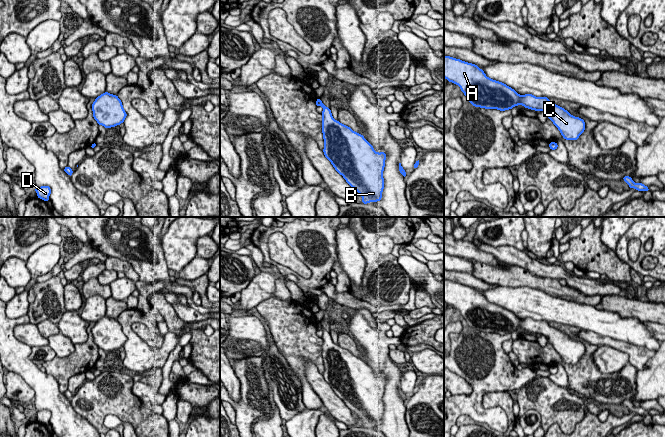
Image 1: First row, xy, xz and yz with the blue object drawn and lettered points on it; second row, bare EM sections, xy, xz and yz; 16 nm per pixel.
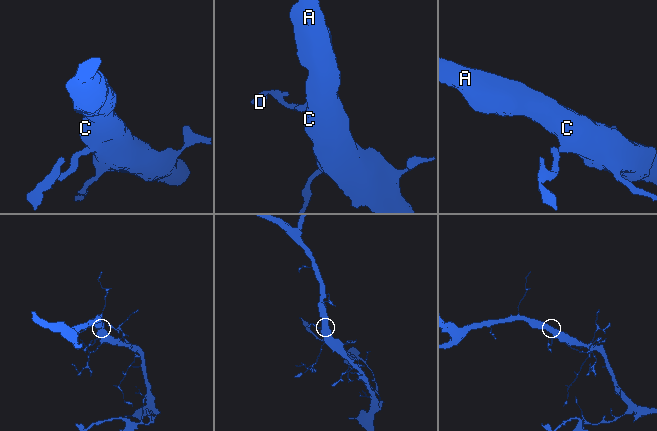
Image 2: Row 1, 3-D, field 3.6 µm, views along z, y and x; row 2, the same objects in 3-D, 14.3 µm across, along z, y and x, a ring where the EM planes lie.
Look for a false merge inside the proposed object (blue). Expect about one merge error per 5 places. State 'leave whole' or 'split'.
leave whole

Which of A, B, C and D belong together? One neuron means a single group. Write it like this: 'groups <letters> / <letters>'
groups A B C D

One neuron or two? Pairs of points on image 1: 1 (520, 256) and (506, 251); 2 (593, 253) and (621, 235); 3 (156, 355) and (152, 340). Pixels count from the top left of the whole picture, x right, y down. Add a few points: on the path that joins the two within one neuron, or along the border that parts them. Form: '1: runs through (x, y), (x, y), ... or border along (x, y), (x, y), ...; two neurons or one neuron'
1: runs through (517, 256), (509, 254); one neuron
2: border along (600, 227), (600, 240), (623, 261); two neurons
3: border along (138, 334), (151, 346), (162, 346); two neurons

